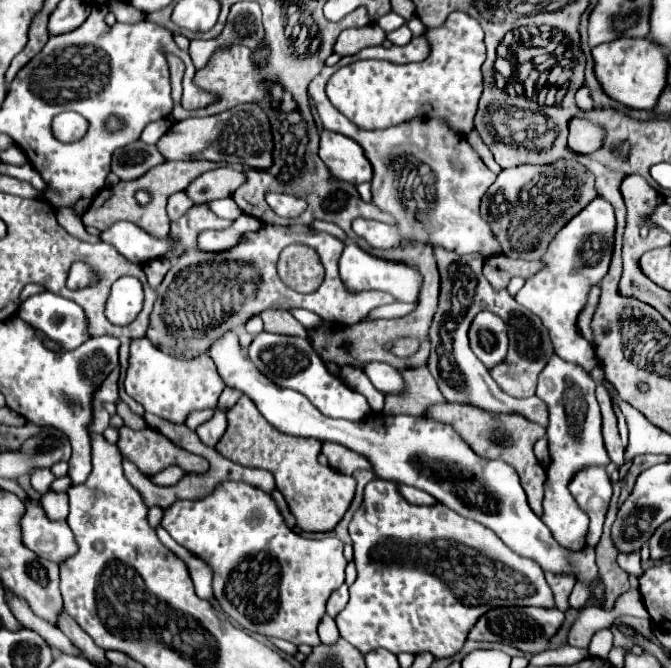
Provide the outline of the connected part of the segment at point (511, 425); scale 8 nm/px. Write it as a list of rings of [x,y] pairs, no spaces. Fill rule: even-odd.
[[[436,404],[432,408],[428,408],[426,412],[430,418],[440,418],[442,422],[448,422],[450,426],[456,428],[456,432],[472,446],[472,450],[476,450],[480,456],[486,458],[502,458],[504,462],[508,462],[520,476],[522,488],[528,496],[530,508],[540,516],[542,510],[542,496],[544,496],[544,480],[546,480],[546,472],[542,468],[542,464],[538,462],[538,458],[532,452],[532,446],[538,438],[542,438],[546,434],[546,430],[542,426],[536,426],[534,422],[528,422],[526,418],[520,418],[518,414],[488,414],[476,408],[468,408],[468,406],[460,406],[460,404]]]

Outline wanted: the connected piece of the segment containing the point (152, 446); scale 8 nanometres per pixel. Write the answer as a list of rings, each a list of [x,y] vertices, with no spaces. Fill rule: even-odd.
[[[126,426],[120,428],[118,448],[122,456],[132,460],[138,466],[138,470],[146,476],[152,476],[170,464],[180,464],[188,474],[208,472],[206,458],[174,446],[168,438],[164,438],[160,432],[152,428],[138,432]]]

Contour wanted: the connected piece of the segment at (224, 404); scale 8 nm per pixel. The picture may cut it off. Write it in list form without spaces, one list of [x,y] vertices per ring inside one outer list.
[[[226,388],[226,390],[222,392],[220,400],[218,400],[218,408],[220,408],[220,410],[230,410],[230,408],[238,402],[238,398],[240,398],[240,394],[236,394],[234,388]]]

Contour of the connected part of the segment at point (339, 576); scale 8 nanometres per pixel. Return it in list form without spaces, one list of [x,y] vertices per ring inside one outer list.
[[[222,482],[204,498],[176,502],[164,510],[162,528],[166,528],[178,544],[204,558],[212,566],[214,598],[220,602],[222,610],[244,630],[276,636],[296,646],[316,646],[320,642],[316,628],[326,612],[326,600],[345,583],[348,562],[342,554],[342,542],[338,538],[302,538],[286,526],[274,498],[246,482]]]

